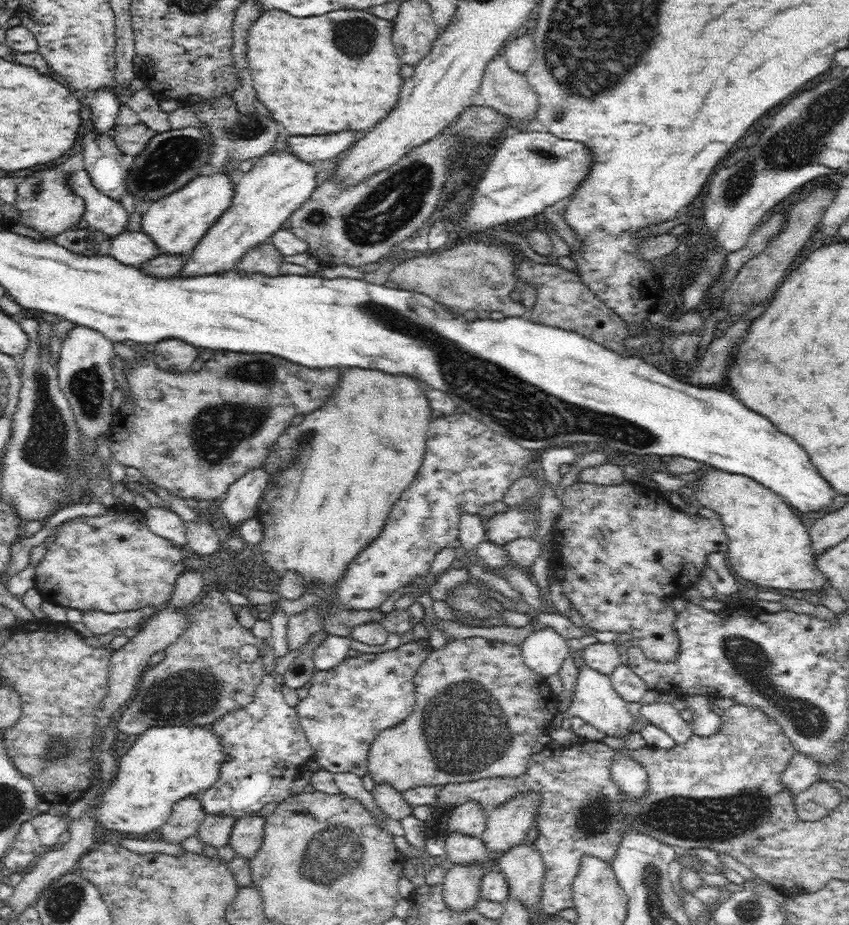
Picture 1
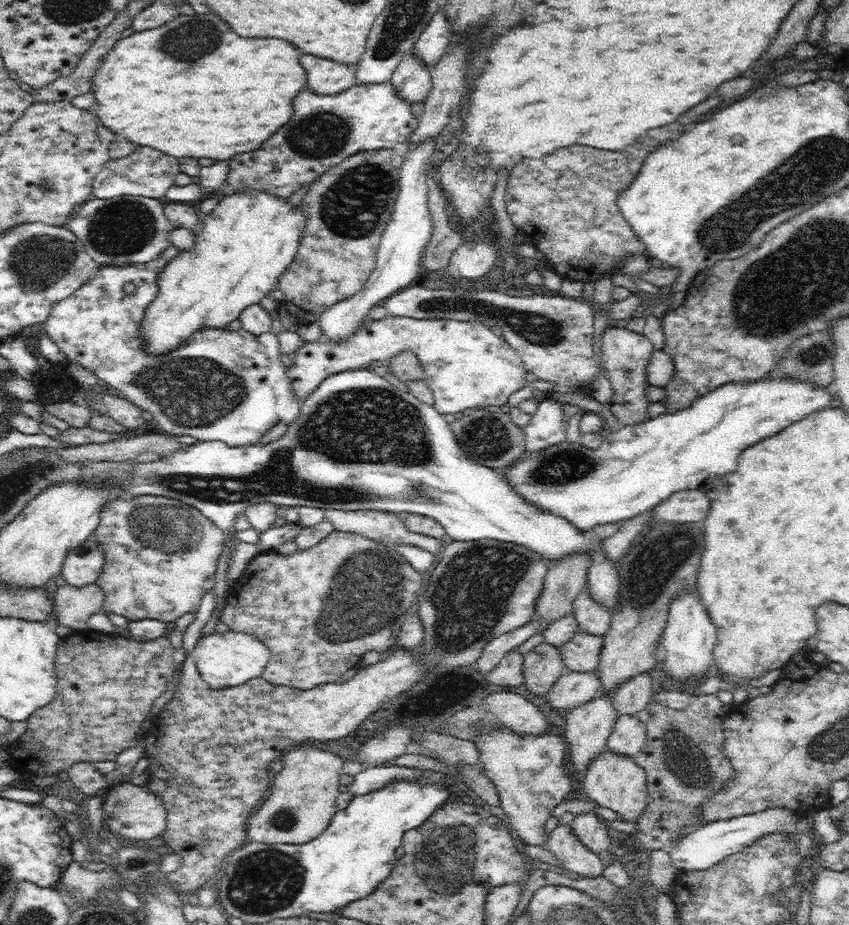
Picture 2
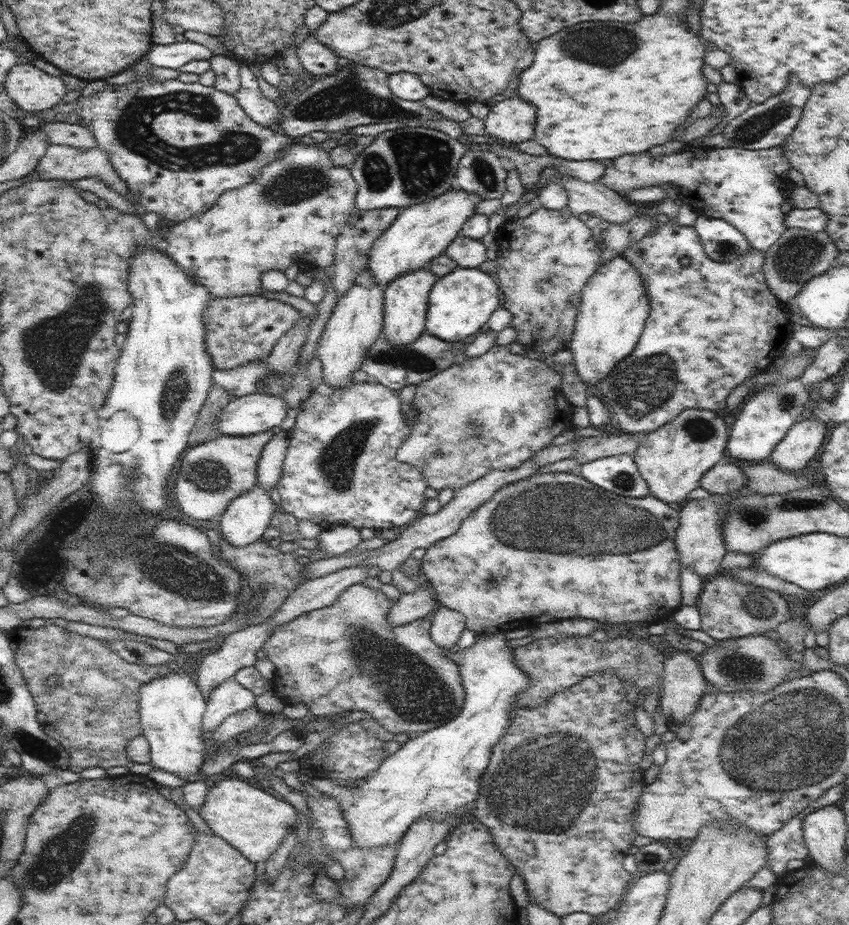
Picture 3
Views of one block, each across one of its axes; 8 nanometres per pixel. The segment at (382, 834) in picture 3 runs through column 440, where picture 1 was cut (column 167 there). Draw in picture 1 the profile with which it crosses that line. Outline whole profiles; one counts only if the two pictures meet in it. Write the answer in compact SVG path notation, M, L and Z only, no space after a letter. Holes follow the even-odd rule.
M152 726L137 737L131 748L120 757L117 775L112 784L107 785L99 795L94 806L94 817L98 829L123 834L148 834L158 831L168 822L173 806L184 797L197 796L198 793L214 786L224 764L224 747L220 739L209 728L202 726Z

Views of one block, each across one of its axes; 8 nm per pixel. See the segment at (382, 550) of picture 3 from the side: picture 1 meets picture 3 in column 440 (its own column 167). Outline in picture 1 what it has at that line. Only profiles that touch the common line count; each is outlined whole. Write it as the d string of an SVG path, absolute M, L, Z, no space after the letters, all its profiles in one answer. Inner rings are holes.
M150 506L145 511L146 525L154 534L184 546L187 543L185 521L172 509Z

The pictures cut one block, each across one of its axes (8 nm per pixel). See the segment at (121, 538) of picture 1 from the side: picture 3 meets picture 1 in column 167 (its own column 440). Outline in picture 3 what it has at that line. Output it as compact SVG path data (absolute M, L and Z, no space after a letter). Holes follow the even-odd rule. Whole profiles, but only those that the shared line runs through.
M577 471L548 472L531 474L528 478L517 480L498 489L492 498L480 505L468 515L458 531L448 538L440 539L426 549L421 561L421 578L434 590L435 598L440 605L460 612L466 620L466 629L476 632L478 636L486 632L508 632L515 629L537 628L544 622L574 619L574 616L598 620L609 626L623 624L662 623L668 621L681 605L681 566L676 550L675 536L679 527L679 507L666 504L654 495L642 498L622 497L616 493L601 489L598 485L586 480Z

